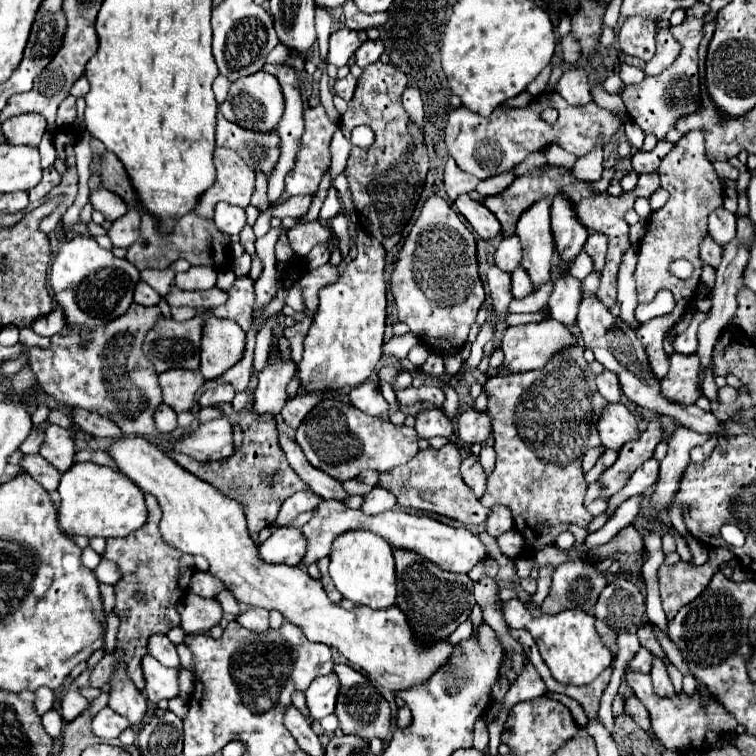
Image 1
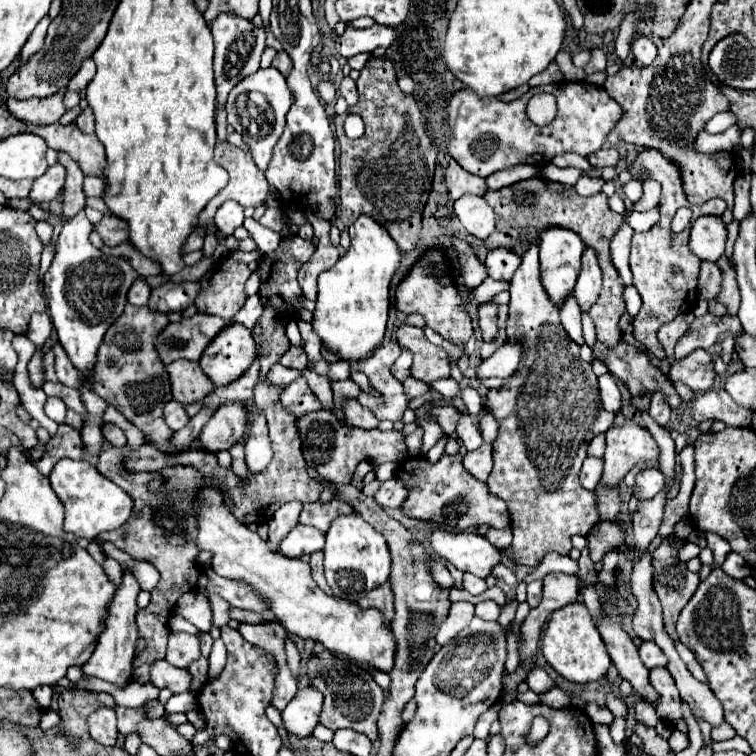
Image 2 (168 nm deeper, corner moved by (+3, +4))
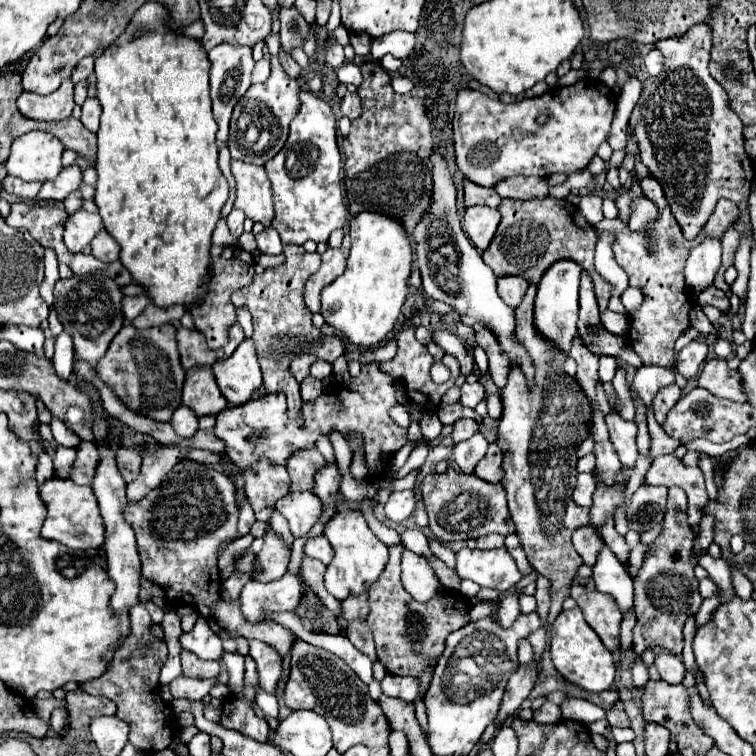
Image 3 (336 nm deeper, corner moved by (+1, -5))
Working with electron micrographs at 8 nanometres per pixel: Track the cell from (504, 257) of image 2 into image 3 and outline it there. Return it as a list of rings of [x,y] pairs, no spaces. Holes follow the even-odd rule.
[[[520,276],[498,278],[498,294],[512,308],[518,308],[518,304],[522,302],[522,298],[526,294],[526,288],[528,288],[528,282],[522,280]]]

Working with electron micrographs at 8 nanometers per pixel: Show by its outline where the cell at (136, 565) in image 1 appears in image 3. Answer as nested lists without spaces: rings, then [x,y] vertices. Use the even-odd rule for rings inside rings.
[[[182,460],[172,468],[170,478],[154,488],[150,496],[142,498],[138,504],[128,504],[126,522],[136,532],[144,578],[158,582],[164,588],[172,586],[176,592],[184,592],[184,602],[200,608],[200,614],[208,618],[210,628],[220,638],[256,638],[270,644],[282,658],[290,652],[290,642],[294,638],[290,630],[276,622],[258,622],[252,632],[252,624],[248,622],[246,626],[240,610],[230,610],[224,600],[220,600],[222,580],[216,568],[218,548],[226,540],[240,538],[236,526],[238,508],[234,504],[234,482],[230,476],[214,466]]]

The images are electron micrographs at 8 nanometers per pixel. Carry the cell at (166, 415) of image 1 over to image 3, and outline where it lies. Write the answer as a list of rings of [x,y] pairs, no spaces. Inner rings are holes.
[[[180,406],[180,408],[174,412],[170,424],[172,424],[172,428],[174,428],[174,432],[176,432],[178,436],[190,438],[190,436],[194,436],[196,430],[198,430],[198,416],[196,416],[190,408]]]

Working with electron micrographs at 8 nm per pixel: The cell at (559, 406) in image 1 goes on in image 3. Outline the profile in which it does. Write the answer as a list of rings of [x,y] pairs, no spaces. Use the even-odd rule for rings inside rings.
[[[530,284],[522,304],[516,308],[518,312],[518,340],[526,344],[526,350],[530,352],[530,358],[534,360],[536,366],[536,388],[534,392],[526,392],[526,384],[522,384],[522,372],[510,372],[508,384],[502,390],[502,404],[504,412],[500,418],[498,426],[498,444],[506,452],[504,460],[504,488],[508,492],[508,508],[512,522],[516,524],[516,536],[520,538],[520,544],[526,552],[526,558],[534,572],[542,574],[544,578],[550,580],[550,596],[552,596],[552,606],[550,606],[550,616],[548,620],[554,622],[558,612],[562,610],[562,602],[570,596],[570,584],[576,576],[578,566],[582,564],[582,558],[578,552],[574,552],[574,546],[570,542],[570,532],[580,526],[588,526],[588,508],[578,508],[572,500],[572,490],[576,484],[576,450],[582,440],[588,438],[588,428],[590,428],[590,404],[586,396],[582,396],[582,388],[574,384],[572,376],[566,376],[562,370],[564,354],[558,352],[552,344],[546,344],[538,332],[534,332],[534,322],[532,322],[532,304],[536,298],[536,286]]]

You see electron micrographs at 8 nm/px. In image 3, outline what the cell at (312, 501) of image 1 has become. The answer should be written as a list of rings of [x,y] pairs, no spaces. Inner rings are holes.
[[[270,530],[264,536],[264,548],[260,550],[260,554],[254,562],[258,566],[254,568],[252,578],[258,582],[274,582],[286,572],[288,560],[290,560],[290,550],[284,546],[284,542],[278,538],[278,534]]]

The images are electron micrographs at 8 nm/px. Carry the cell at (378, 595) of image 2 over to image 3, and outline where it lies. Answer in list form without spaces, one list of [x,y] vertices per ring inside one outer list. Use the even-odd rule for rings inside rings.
[[[402,544],[388,548],[390,558],[380,574],[380,578],[374,582],[374,588],[370,588],[370,616],[368,626],[374,634],[378,662],[386,666],[390,674],[398,676],[416,676],[420,682],[418,698],[426,694],[428,684],[432,680],[432,666],[430,660],[438,660],[444,652],[444,644],[450,632],[466,626],[470,622],[468,612],[470,604],[468,600],[458,592],[440,592],[428,602],[416,602],[402,586],[400,582],[400,558],[404,552]]]

